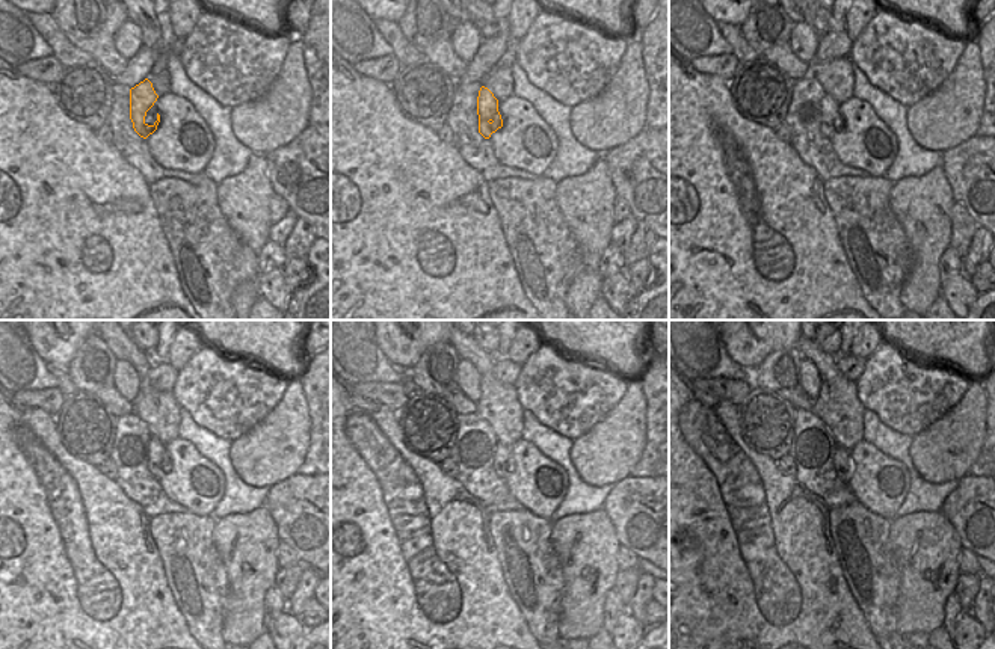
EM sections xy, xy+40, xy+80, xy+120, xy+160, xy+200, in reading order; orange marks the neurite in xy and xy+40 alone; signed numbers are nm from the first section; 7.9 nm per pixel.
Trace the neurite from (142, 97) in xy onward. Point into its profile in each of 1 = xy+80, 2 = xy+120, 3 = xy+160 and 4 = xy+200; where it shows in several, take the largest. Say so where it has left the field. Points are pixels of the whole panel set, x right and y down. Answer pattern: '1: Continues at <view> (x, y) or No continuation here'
1: Continues at xy+80 (832, 121)
2: Continues at xy+120 (159, 464)
3: Continues at xy+160 (502, 461)
4: Continues at xy+200 (843, 462)

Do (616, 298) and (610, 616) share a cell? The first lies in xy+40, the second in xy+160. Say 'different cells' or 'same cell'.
different cells

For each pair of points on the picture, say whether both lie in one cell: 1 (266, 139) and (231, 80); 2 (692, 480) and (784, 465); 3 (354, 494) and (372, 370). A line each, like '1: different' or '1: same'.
1: different
2: different
3: different

